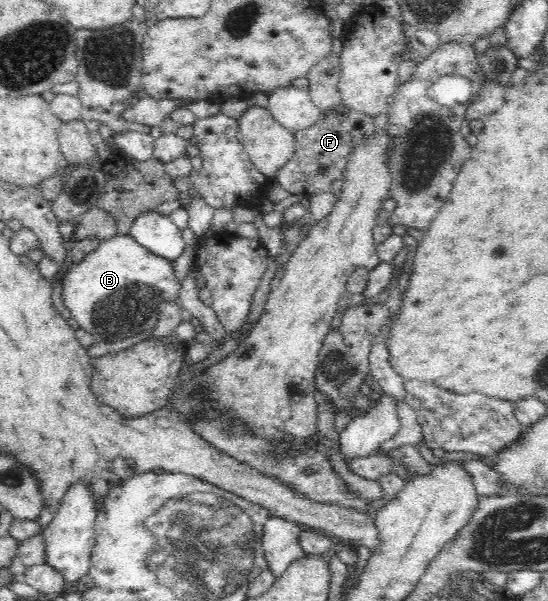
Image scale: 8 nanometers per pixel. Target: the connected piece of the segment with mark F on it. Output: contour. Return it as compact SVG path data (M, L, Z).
M342 102L332 108L322 109L314 126L293 133L295 150L290 160L280 168L276 179L281 186L293 194L307 195L328 192L332 182L344 179L346 156L350 155L357 143L364 141L376 128L377 117L352 110Z

